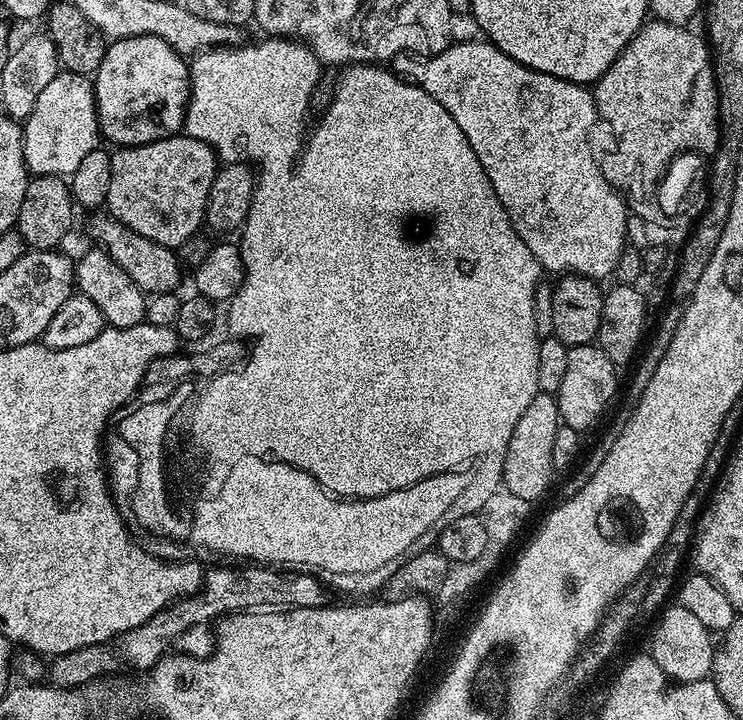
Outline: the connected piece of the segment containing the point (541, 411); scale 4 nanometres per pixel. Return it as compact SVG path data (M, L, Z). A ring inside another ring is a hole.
M539 392L526 406L518 426L514 426L514 435L507 447L503 477L503 487L510 494L529 502L535 502L552 484L554 475L554 434L558 434L562 421L556 405L556 397L551 392Z

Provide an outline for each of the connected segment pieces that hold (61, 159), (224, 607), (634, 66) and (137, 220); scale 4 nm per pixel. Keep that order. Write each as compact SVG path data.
M59 71L38 95L23 130L23 154L29 173L71 177L79 163L98 148L102 140L93 81L76 72Z
M252 566L256 568L208 568L204 582L193 596L175 600L154 618L126 630L118 637L119 659L137 668L140 674L147 673L158 661L179 642L188 636L187 655L203 658L216 647L214 625L221 618L238 612L257 610L287 610L289 608L322 608L329 603L329 589L310 573L295 570L277 570L272 566Z
M649 19L634 34L632 41L622 50L622 54L618 54L618 58L610 66L610 70L606 70L606 74L602 74L602 78L597 80L594 85L597 117L602 121L602 124L605 124L612 131L612 136L616 139L616 149L602 156L600 168L604 171L604 177L624 197L624 203L627 204L629 213L633 217L641 216L642 219L649 220L652 224L665 219L662 207L659 206L658 190L660 180L663 178L664 172L670 166L672 160L684 153L699 153L704 158L711 158L716 155L716 150L720 147L720 102L716 94L714 60L710 55L710 48L706 43L705 37L703 35L700 35L701 37L695 36L690 29L691 27L679 24L667 24L665 20Z
M177 134L153 144L117 147L111 158L106 205L112 211L111 219L173 250L201 231L210 186L218 171L218 157L209 144Z

